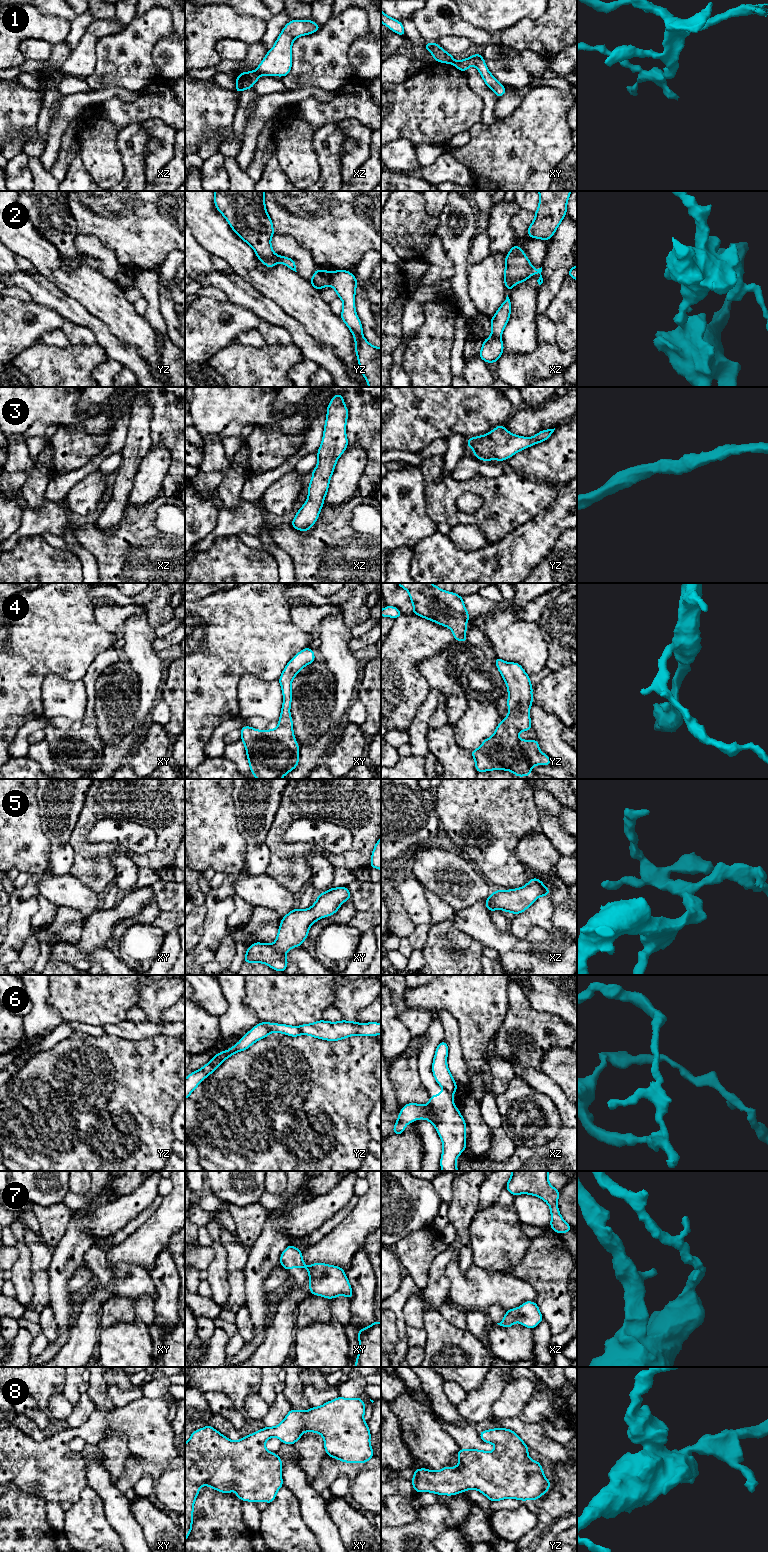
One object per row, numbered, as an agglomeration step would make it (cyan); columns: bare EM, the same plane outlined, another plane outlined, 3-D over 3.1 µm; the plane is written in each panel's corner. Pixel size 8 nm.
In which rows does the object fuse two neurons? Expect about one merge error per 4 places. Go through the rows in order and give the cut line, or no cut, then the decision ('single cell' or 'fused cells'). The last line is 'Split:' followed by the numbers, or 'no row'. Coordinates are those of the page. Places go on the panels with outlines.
1: cut in xz along (255, 71), (259, 75); fused cells
2: cut in yz along (331, 273), (329, 284); fused cells
3: no cut; single cell
4: no cut; single cell
5: no cut; single cell
6: cut in xz along (444, 1089), (452, 1094); fused cells
7: no cut; single cell
8: no cut; single cell
Split: 1, 2, 6

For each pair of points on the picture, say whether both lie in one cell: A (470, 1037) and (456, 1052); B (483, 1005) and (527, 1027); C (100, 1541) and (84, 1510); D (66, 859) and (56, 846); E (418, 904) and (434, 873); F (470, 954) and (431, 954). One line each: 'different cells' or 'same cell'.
A: different cells
B: different cells
C: same cell
D: same cell
E: different cells
F: same cell

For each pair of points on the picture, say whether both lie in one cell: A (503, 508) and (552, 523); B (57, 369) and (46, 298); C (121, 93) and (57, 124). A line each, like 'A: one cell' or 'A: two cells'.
A: two cells
B: two cells
C: one cell

